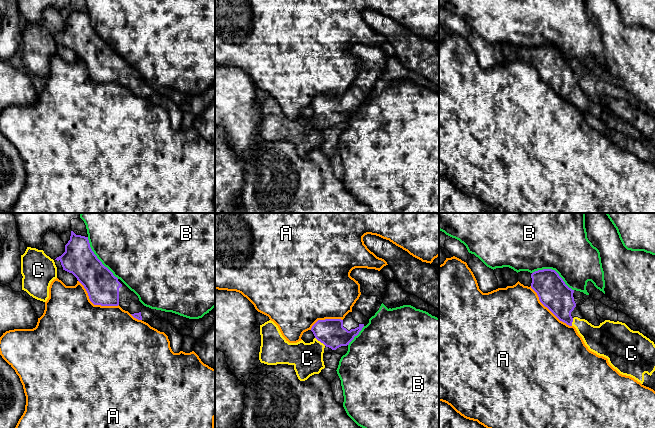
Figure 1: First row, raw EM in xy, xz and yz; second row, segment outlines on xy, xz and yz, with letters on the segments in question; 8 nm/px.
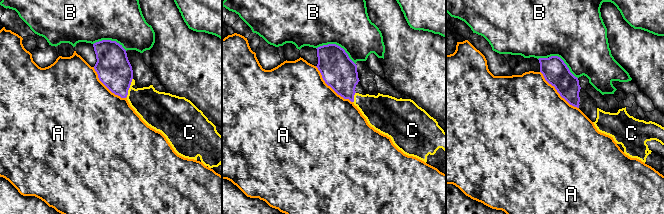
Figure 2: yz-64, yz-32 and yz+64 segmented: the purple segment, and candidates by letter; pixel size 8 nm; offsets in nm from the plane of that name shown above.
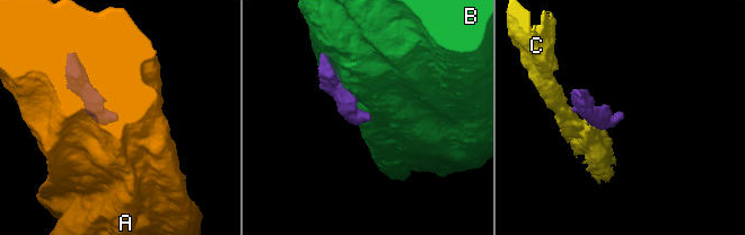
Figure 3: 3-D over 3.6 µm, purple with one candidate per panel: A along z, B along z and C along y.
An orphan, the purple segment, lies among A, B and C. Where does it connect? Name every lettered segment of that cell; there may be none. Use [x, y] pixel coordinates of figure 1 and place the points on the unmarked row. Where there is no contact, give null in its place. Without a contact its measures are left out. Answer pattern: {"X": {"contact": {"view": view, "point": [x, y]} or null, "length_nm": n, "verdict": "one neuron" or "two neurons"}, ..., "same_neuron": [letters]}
{"A": {"contact": {"view": "xy", "point": [94, 80]}, "length_nm": 380, "verdict": "two neurons"}, "B": {"contact": {"view": "yz", "point": [554, 46]}, "length_nm": 360, "verdict": "two neurons"}, "C": {"contact": {"view": "xz", "point": [320, 117]}, "length_nm": 110, "verdict": "two neurons"}, "same_neuron": []}

